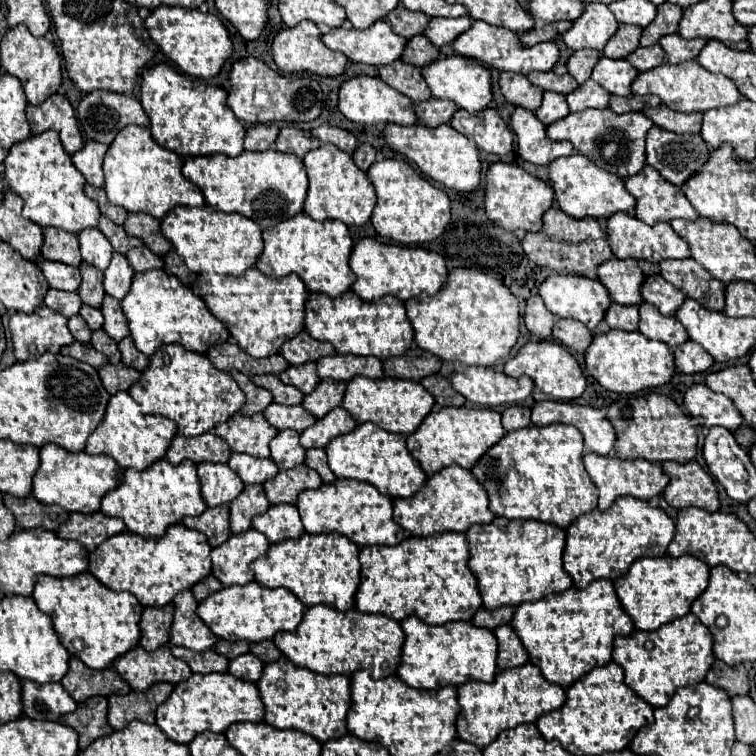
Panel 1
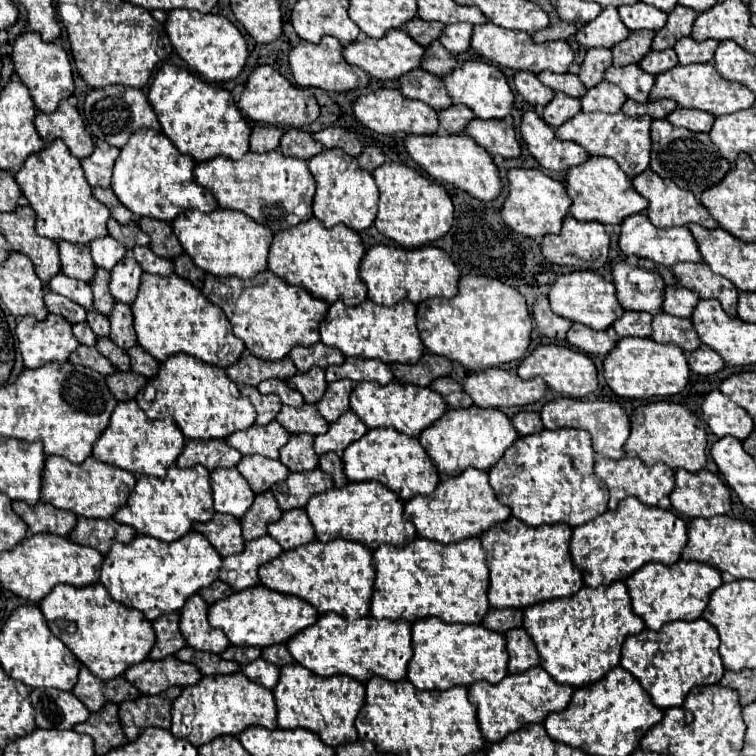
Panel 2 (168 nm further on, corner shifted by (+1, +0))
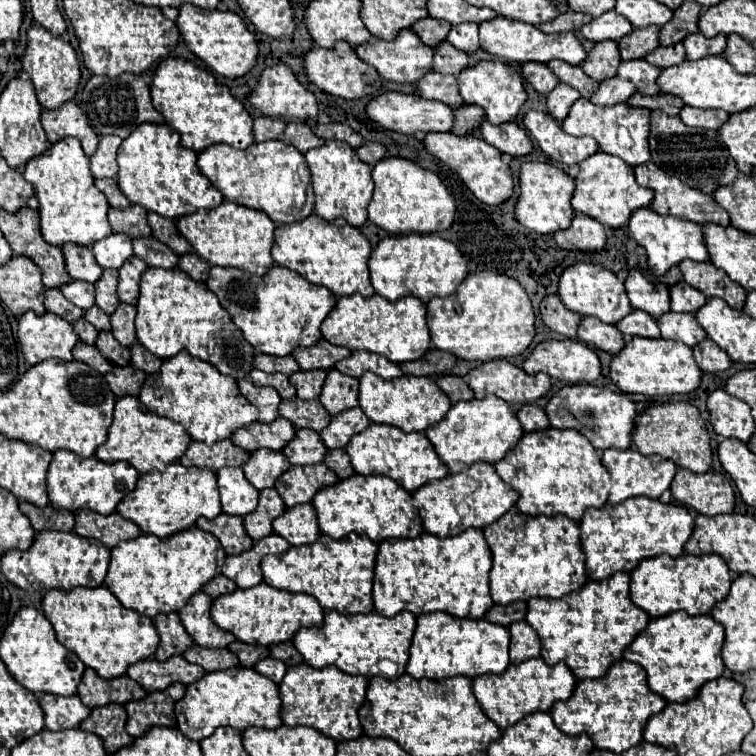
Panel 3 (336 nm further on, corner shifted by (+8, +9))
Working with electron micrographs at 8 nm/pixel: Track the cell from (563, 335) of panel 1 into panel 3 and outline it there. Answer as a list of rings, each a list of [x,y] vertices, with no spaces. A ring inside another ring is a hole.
[[[594,317],[582,319],[582,323],[578,327],[578,339],[594,349],[602,349],[612,355],[618,355],[622,351],[622,347],[626,345],[624,335],[614,325],[602,323]]]

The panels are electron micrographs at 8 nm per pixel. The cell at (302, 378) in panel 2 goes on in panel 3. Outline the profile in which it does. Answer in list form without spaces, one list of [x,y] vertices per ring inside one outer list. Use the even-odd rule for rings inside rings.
[[[298,371],[290,375],[290,383],[296,387],[300,399],[316,399],[322,391],[326,371]]]

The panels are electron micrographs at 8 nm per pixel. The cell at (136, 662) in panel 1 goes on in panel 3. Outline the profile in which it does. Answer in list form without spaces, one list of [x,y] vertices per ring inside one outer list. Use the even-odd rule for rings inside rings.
[[[174,655],[168,661],[144,659],[128,669],[128,677],[140,683],[146,691],[162,691],[172,683],[192,685],[198,681],[206,671],[198,665],[188,663],[182,655]]]

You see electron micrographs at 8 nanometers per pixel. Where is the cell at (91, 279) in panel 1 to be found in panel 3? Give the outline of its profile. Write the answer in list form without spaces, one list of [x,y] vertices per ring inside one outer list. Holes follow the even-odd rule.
[[[104,269],[100,281],[94,285],[96,287],[96,305],[100,309],[104,309],[108,315],[112,315],[120,303],[118,293],[116,293],[116,285],[118,285],[118,271],[116,269]]]

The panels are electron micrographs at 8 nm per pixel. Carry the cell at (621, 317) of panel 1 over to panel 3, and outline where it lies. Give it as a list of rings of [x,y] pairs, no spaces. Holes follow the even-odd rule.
[[[634,309],[630,315],[626,315],[622,321],[616,323],[616,327],[626,335],[626,337],[648,337],[648,339],[658,339],[658,323],[654,317],[648,313]]]

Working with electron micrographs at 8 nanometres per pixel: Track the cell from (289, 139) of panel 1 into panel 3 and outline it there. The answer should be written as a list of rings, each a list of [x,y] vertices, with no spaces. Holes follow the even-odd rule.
[[[290,121],[286,125],[282,141],[288,143],[288,145],[292,145],[292,147],[296,147],[300,153],[306,153],[306,151],[310,151],[314,147],[322,147],[324,145],[324,141],[318,139],[308,125],[298,123],[298,121]]]

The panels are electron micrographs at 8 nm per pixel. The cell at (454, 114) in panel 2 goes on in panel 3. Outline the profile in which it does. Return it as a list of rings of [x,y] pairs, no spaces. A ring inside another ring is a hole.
[[[464,105],[460,109],[454,109],[456,121],[454,121],[454,135],[478,135],[478,125],[486,119],[486,113],[480,107]]]

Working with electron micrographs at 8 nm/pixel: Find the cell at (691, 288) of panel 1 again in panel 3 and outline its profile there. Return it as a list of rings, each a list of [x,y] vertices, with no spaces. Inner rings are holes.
[[[686,259],[680,263],[680,271],[684,275],[684,281],[694,289],[706,293],[706,297],[720,297],[734,309],[744,307],[746,289],[730,281],[730,277],[726,277],[726,273],[716,269],[712,263],[694,263]]]

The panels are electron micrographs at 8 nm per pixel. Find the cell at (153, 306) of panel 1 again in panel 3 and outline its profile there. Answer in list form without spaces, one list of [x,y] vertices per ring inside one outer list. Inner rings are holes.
[[[148,267],[146,273],[142,275],[140,299],[136,303],[136,309],[138,309],[138,315],[136,315],[136,337],[156,357],[168,359],[168,357],[174,357],[178,351],[186,349],[192,357],[198,357],[198,359],[214,365],[220,373],[230,375],[236,381],[246,379],[250,375],[250,371],[254,369],[254,347],[244,339],[242,331],[238,331],[234,323],[230,323],[232,329],[224,331],[226,309],[222,309],[222,305],[218,303],[218,297],[206,287],[206,283],[194,281],[184,271],[180,271],[180,269]]]

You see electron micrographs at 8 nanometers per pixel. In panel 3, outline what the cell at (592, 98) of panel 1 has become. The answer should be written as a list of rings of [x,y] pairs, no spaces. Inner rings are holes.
[[[612,77],[600,83],[600,89],[594,93],[592,101],[598,105],[618,105],[618,103],[626,103],[634,93],[636,89],[634,85],[630,85],[630,81]]]

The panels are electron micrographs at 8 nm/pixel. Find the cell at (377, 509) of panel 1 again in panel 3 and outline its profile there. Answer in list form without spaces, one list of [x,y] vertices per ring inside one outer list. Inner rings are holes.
[[[354,475],[338,481],[338,485],[316,493],[312,505],[318,515],[320,531],[332,539],[340,539],[348,533],[358,533],[370,537],[374,543],[380,543],[392,537],[414,539],[424,531],[418,509],[412,503],[412,495],[384,475]]]

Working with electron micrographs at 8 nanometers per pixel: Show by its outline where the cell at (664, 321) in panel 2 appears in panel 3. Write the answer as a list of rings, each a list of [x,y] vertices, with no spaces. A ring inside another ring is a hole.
[[[674,311],[664,313],[658,319],[658,327],[664,339],[682,341],[688,347],[694,347],[706,339],[706,331],[702,329],[702,325],[698,325],[696,317],[690,313],[674,313]]]

